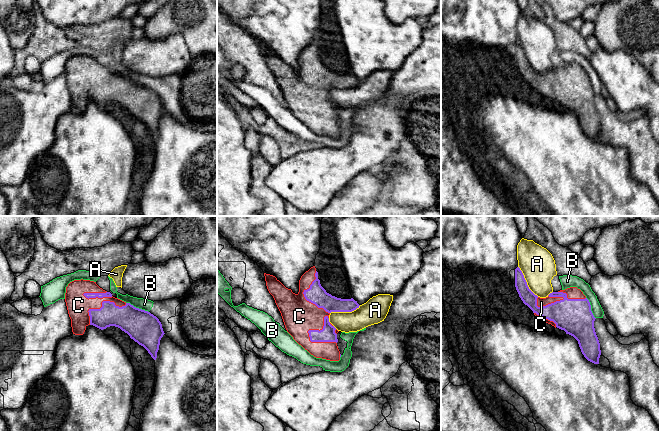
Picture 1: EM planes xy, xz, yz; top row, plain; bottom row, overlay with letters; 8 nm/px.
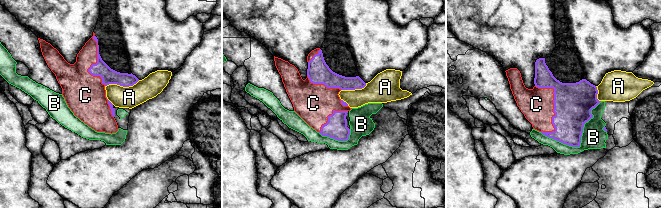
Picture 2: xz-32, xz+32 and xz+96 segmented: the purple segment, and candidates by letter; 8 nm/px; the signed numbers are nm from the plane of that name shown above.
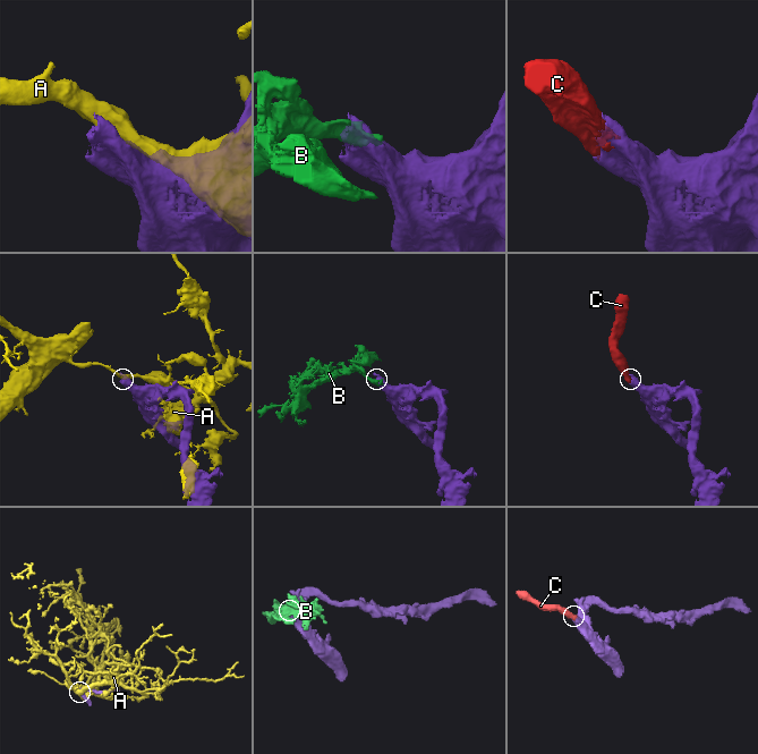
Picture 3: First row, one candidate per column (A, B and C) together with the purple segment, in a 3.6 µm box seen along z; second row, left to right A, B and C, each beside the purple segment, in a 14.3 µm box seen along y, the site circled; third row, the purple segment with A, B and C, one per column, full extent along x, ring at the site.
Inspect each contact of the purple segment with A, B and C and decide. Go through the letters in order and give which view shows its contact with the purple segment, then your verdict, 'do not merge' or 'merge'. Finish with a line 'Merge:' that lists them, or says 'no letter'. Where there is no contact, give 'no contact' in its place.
A: xz | do not merge
B: xy | do not merge
C: xz | merge
Merge: C

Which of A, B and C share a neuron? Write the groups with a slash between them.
A / B / C

